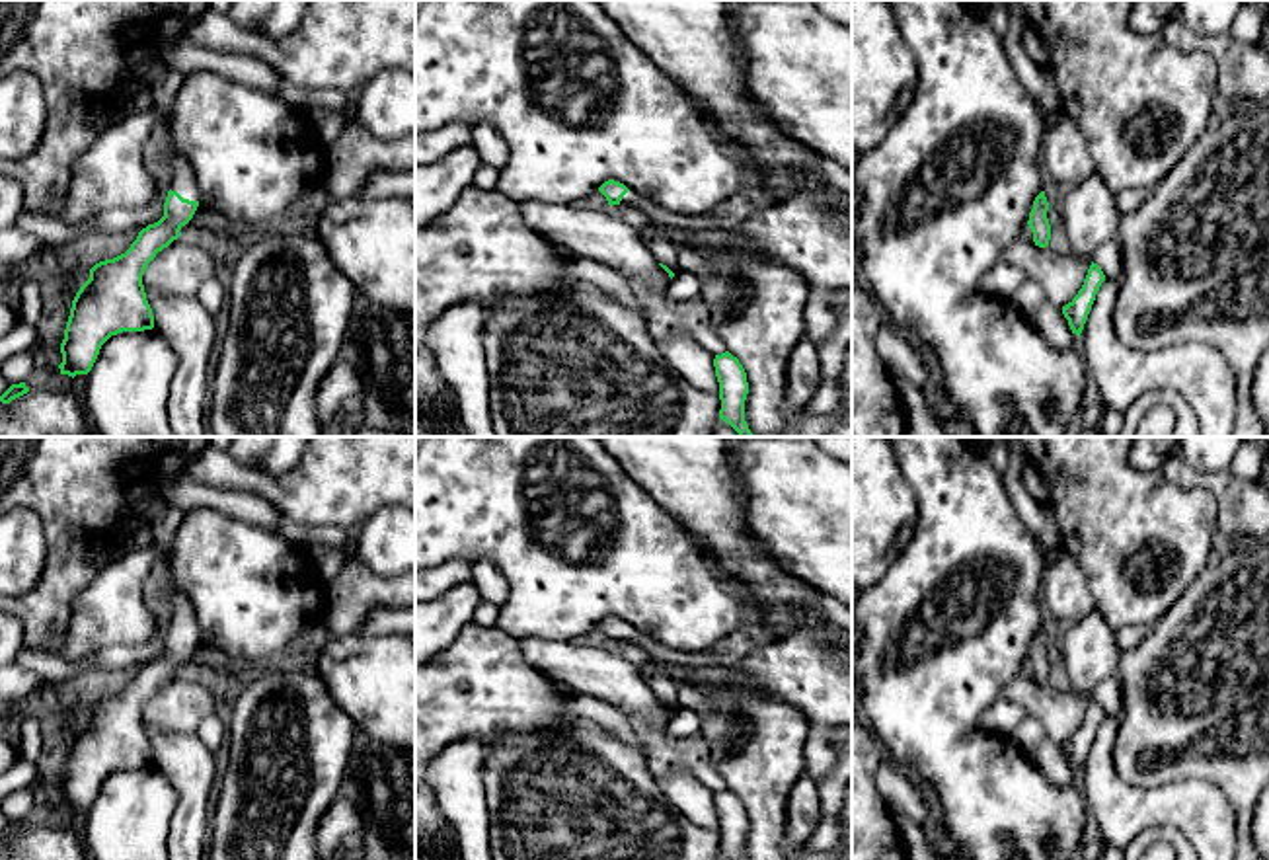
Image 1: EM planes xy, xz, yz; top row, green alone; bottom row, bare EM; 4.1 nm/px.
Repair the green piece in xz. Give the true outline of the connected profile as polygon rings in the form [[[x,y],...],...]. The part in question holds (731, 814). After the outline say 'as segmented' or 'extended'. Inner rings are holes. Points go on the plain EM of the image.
[[[725,788],[721,792],[715,792],[713,803],[719,819],[719,856],[725,860],[747,860],[745,837],[749,831],[749,819],[743,801],[737,794]]]; as segmented

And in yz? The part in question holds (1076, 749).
[[[1092,698],[1082,725],[1066,743],[1062,743],[1062,751],[1068,757],[1072,770],[1076,770],[1078,774],[1084,766],[1084,761],[1103,718],[1105,718],[1103,708],[1099,706],[1097,700]]]; as segmented

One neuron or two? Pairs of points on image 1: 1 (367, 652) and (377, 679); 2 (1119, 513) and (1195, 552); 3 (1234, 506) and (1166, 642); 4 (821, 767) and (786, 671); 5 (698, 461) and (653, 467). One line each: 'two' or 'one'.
1: one
2: one
3: two
4: one
5: one

